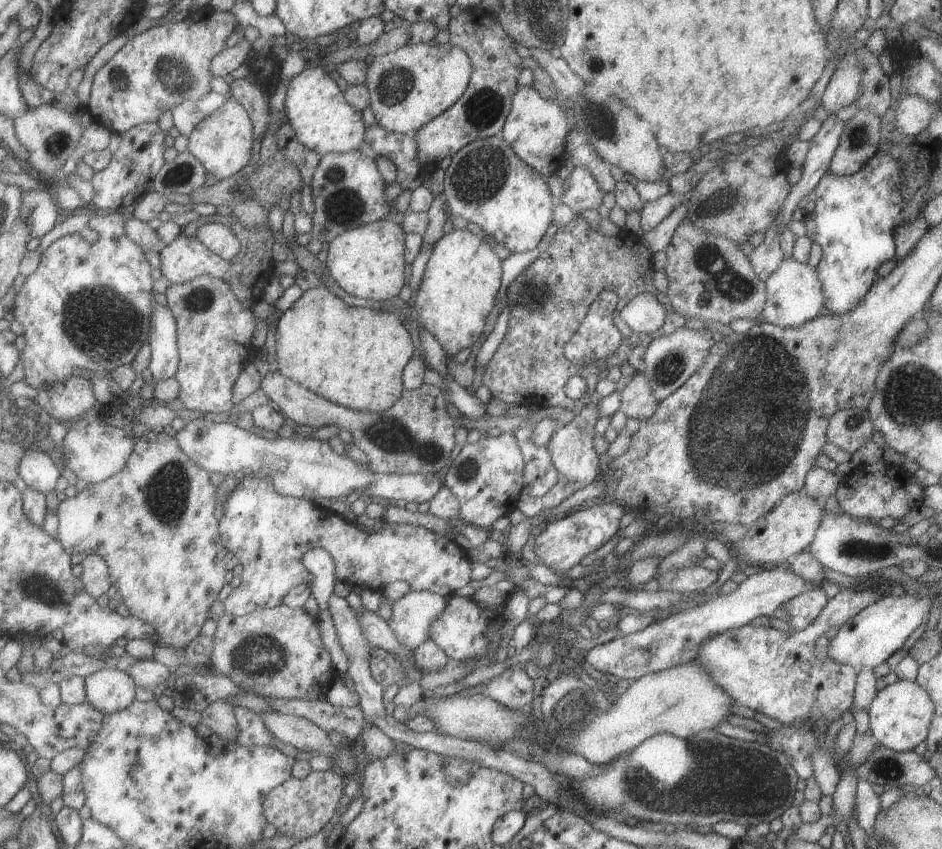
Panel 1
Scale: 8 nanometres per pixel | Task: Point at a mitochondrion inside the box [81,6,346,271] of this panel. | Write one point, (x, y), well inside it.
(175, 73)

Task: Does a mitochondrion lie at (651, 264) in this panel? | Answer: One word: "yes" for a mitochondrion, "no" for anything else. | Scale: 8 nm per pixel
no

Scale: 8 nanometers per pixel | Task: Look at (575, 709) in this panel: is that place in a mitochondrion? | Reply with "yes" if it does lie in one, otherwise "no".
yes

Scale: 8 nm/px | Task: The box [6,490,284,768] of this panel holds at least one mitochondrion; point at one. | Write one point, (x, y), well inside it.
(36, 585)

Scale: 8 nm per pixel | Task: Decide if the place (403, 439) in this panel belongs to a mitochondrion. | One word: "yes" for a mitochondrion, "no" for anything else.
yes

